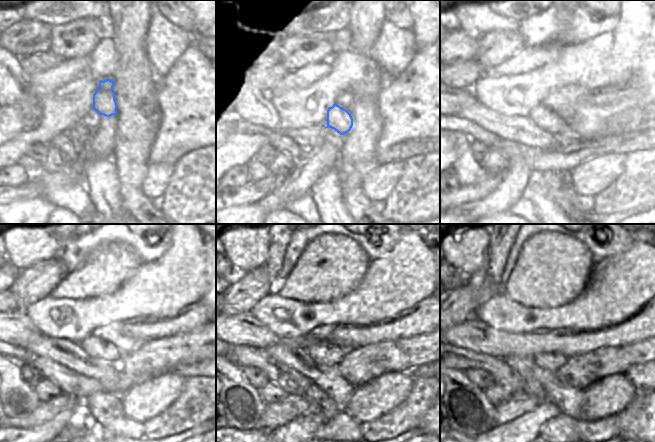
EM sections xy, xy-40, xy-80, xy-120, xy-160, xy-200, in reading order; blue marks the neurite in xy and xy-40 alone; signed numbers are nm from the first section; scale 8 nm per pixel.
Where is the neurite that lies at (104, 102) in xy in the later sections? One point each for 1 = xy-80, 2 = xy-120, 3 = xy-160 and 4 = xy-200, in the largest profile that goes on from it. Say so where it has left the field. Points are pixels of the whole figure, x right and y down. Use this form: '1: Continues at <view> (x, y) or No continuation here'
1: Continues at xy-80 (545, 119)
2: Continues at xy-120 (94, 346)
3: Continues at xy-160 (321, 351)
4: Continues at xy-200 (552, 361)

